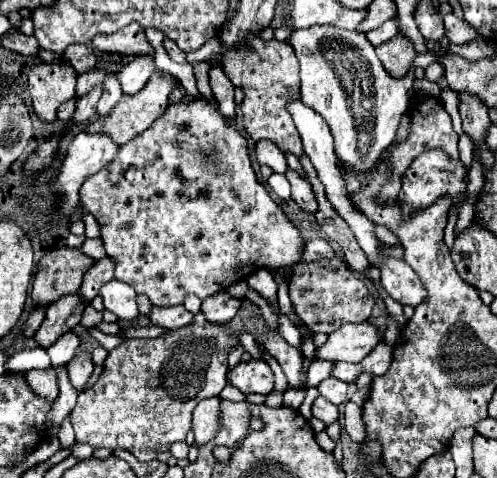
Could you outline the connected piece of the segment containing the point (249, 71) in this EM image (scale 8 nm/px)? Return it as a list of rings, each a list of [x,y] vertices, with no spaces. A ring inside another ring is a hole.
[[[255,40],[251,48],[255,48],[251,56],[243,56],[243,52],[231,52],[231,56],[227,56],[227,62],[225,62],[227,78],[237,88],[243,88],[243,94],[245,94],[241,104],[245,132],[255,142],[267,138],[275,142],[281,152],[289,152],[301,158],[303,144],[295,128],[295,122],[287,112],[287,102],[301,98],[299,96],[299,60],[287,42]]]

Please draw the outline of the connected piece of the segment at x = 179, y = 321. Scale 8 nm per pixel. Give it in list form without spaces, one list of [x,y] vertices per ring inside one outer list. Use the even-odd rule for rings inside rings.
[[[179,306],[179,308],[151,308],[149,320],[153,326],[175,330],[175,328],[187,326],[193,320],[193,316],[189,312],[185,312],[183,306]]]

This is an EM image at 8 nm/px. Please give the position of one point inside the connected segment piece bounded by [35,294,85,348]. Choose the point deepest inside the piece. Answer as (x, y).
(63, 315)

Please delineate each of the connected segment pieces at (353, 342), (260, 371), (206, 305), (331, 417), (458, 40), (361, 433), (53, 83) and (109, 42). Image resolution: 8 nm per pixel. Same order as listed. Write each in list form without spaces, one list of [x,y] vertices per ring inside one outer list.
[[[371,322],[345,324],[329,334],[329,340],[317,348],[319,360],[361,362],[381,342],[379,330]]]
[[[251,360],[251,362],[241,362],[229,372],[229,384],[239,388],[243,394],[271,394],[273,392],[273,372],[265,360]]]
[[[219,292],[215,296],[209,296],[203,300],[201,312],[208,320],[219,320],[219,323],[230,321],[241,308],[241,298],[231,298],[227,292]]]
[[[317,396],[317,398],[315,398],[315,402],[313,402],[313,406],[311,406],[311,412],[313,412],[315,418],[323,420],[325,424],[331,424],[331,422],[335,422],[335,420],[339,418],[337,406],[331,404],[331,402],[329,402],[327,398],[323,398],[323,396]]]
[[[453,14],[445,16],[445,36],[451,44],[469,44],[481,38],[481,34],[467,20],[461,20]]]
[[[353,402],[345,404],[345,432],[349,434],[349,438],[353,442],[363,442],[367,438],[361,412],[363,410],[357,404],[353,404]]]
[[[39,64],[29,70],[29,92],[33,110],[41,122],[55,122],[57,108],[75,98],[77,72],[69,64]]]
[[[129,24],[127,28],[111,34],[111,36],[95,36],[93,46],[107,54],[123,54],[123,56],[153,56],[155,50],[145,38],[145,32],[139,24]]]

